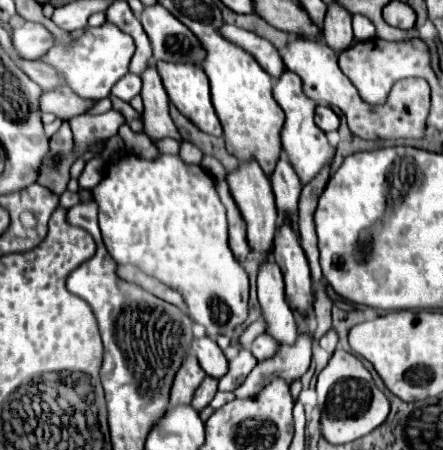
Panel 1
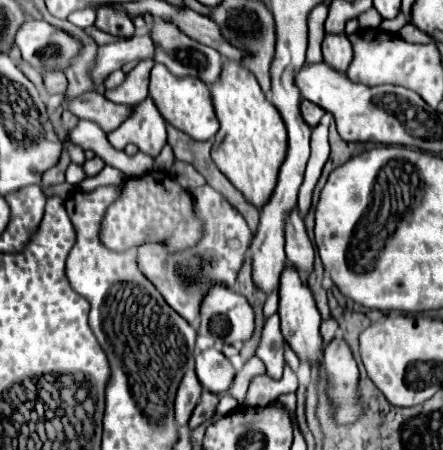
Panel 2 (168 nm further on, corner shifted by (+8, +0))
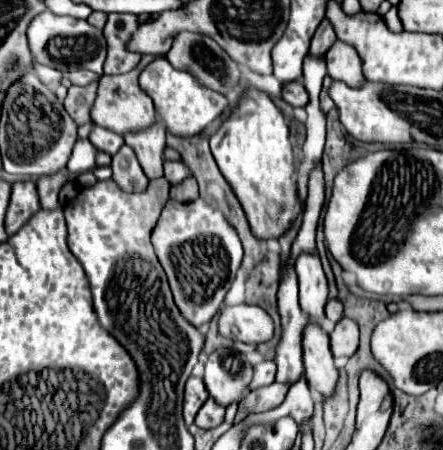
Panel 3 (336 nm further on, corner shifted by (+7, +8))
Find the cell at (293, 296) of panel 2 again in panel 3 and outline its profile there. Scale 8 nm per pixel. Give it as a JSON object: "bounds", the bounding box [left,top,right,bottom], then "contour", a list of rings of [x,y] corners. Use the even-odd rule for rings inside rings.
{"bounds":[303,324,339,398],"contour":[[[307,324],[303,336],[303,362],[307,384],[321,396],[331,398],[339,380],[339,372],[333,364],[329,350],[329,336],[317,324]]]}

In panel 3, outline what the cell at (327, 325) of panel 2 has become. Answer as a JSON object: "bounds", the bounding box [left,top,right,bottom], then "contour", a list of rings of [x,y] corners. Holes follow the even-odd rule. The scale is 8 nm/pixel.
{"bounds":[325,300,343,324],"contour":[[[329,300],[327,302],[327,306],[325,306],[325,314],[327,314],[327,318],[335,324],[335,322],[339,322],[341,318],[343,318],[343,302],[341,300]]]}

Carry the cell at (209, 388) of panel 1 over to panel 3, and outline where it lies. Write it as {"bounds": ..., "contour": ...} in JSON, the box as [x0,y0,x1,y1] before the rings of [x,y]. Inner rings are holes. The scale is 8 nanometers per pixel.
{"bounds":[195,398,225,428],"contour":[[[211,398],[203,404],[203,408],[199,410],[195,424],[201,428],[217,428],[223,422],[225,416],[225,408],[221,408],[217,402],[213,402]]]}

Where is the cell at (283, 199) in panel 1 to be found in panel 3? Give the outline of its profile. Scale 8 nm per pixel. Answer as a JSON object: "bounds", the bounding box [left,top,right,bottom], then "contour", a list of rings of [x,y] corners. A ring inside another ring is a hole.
{"bounds":[295,254,329,324],"contour":[[[301,254],[295,262],[295,272],[299,276],[299,300],[301,310],[307,314],[309,322],[321,324],[325,318],[325,304],[329,296],[329,286],[321,260],[317,254]]]}

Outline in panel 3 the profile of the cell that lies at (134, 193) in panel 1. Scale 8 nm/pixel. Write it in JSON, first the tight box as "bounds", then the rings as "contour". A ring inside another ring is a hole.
{"bounds":[219,306,273,344],"contour":[[[225,306],[219,316],[219,332],[245,344],[261,344],[273,338],[273,320],[259,306]]]}

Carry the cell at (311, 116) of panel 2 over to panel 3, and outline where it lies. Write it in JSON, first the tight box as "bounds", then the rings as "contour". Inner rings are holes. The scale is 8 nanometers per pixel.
{"bounds":[281,82,309,106],"contour":[[[289,82],[289,84],[283,84],[281,88],[281,98],[291,104],[291,106],[305,106],[309,102],[309,96],[307,96],[307,90],[303,88],[303,84],[299,82]]]}

